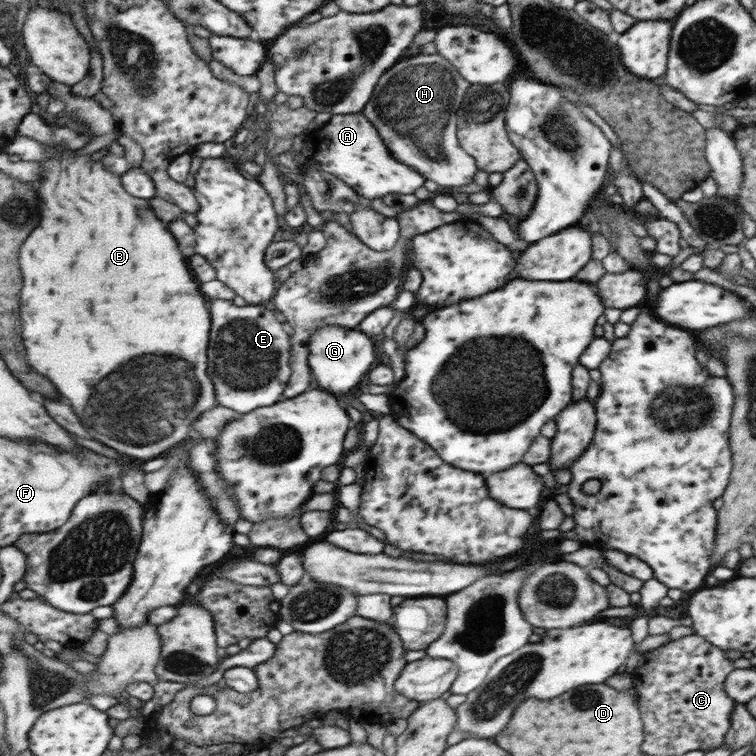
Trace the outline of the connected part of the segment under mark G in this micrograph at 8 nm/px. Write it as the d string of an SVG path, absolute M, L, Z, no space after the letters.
M323 326L315 329L309 338L311 348L311 374L315 374L315 382L321 390L331 394L347 394L355 384L359 384L375 360L371 340L363 332L355 329L341 328L341 326Z

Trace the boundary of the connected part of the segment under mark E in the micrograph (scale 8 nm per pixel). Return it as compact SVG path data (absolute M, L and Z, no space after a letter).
M211 299L211 322L215 322L215 330L211 330L211 350L207 350L207 370L211 370L211 382L215 382L215 394L219 394L218 405L245 414L277 402L289 378L290 326L277 321L273 312L261 306L239 307L219 299Z

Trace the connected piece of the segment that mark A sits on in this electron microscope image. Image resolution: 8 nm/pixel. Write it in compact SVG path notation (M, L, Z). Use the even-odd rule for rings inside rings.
M342 114L331 115L327 123L319 128L309 130L303 143L297 152L297 170L303 175L307 168L313 168L317 172L327 172L339 180L343 180L353 192L357 192L363 198L377 200L385 194L413 194L421 184L423 178L407 168L407 162L399 164L399 158L391 154L391 146L383 140L383 134L377 136L375 128L367 122L366 115ZM385 146L387 150L385 150ZM393 158L397 160L393 160Z

